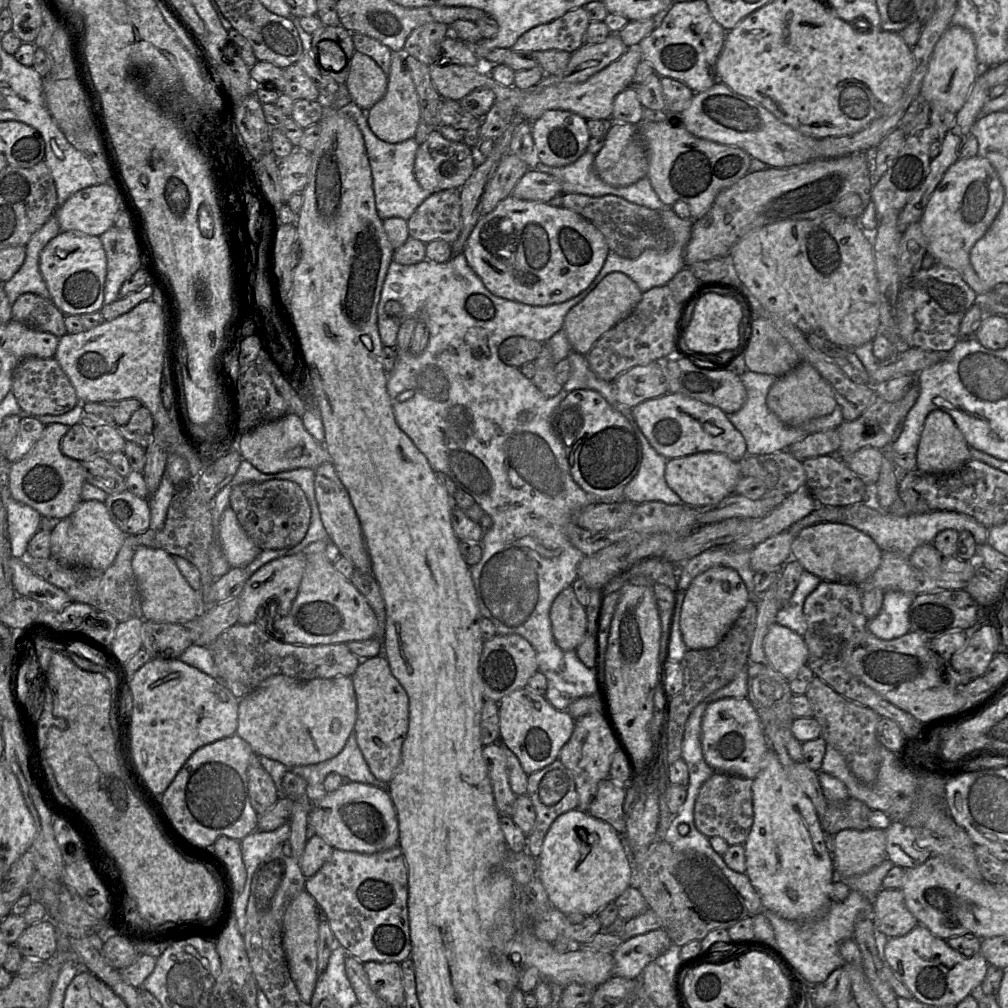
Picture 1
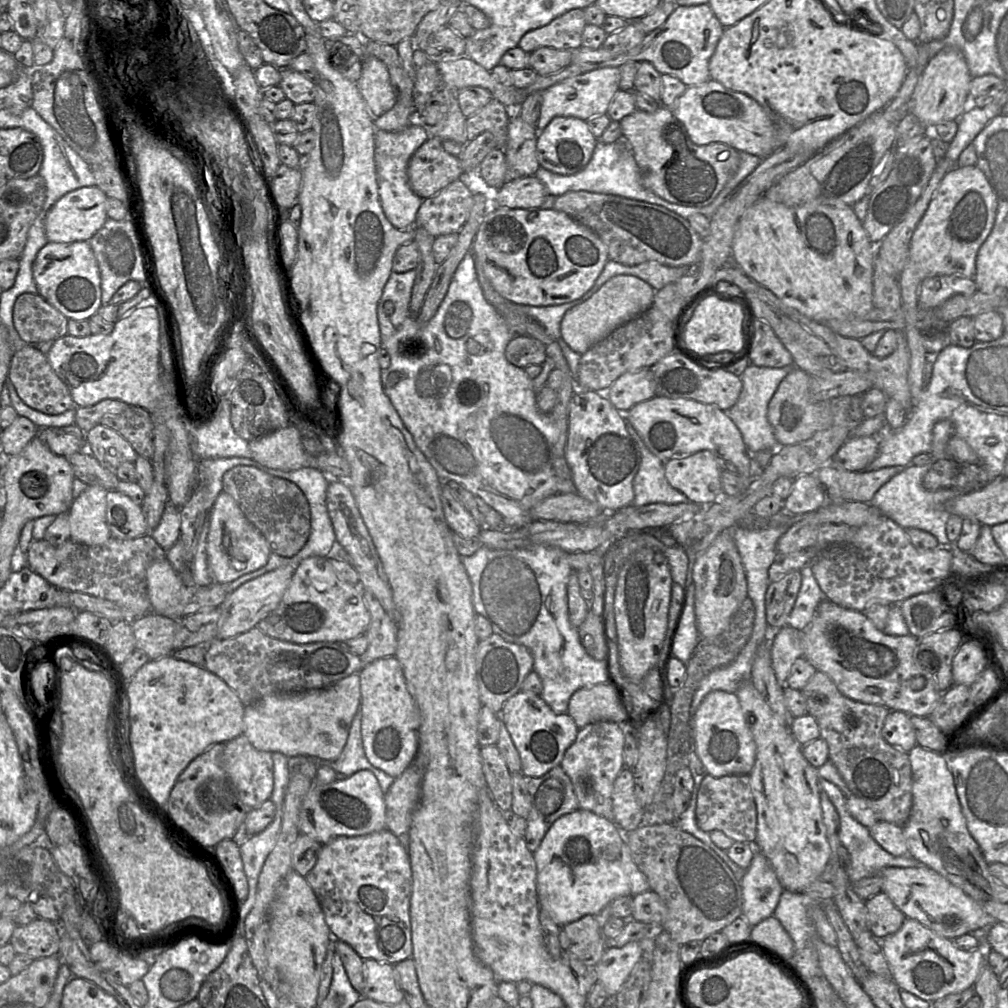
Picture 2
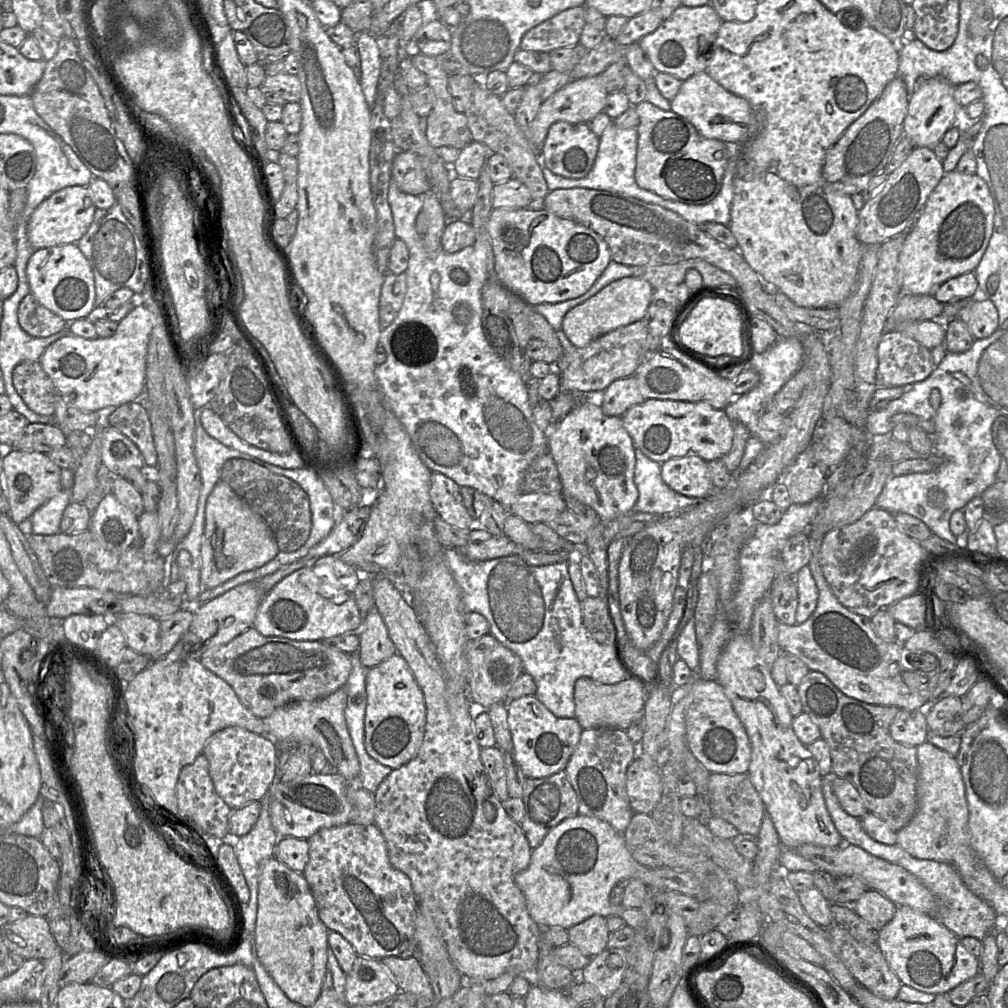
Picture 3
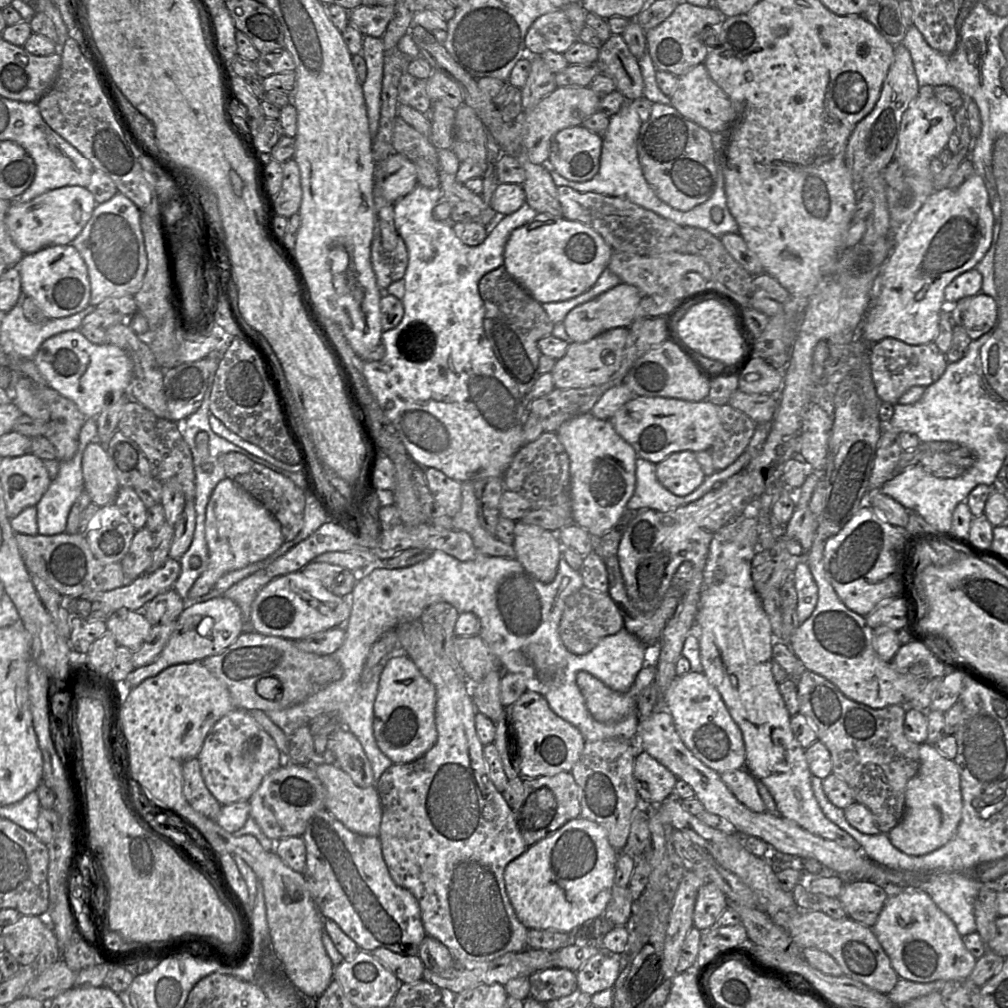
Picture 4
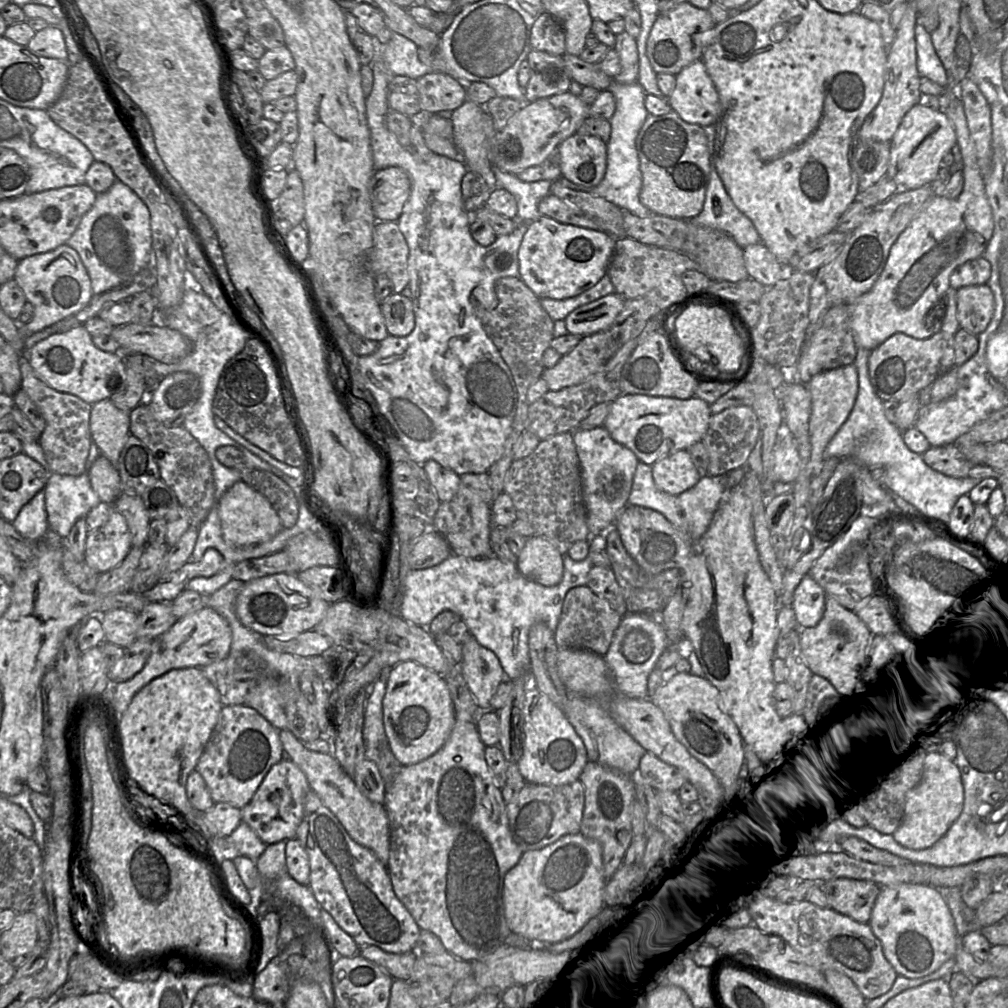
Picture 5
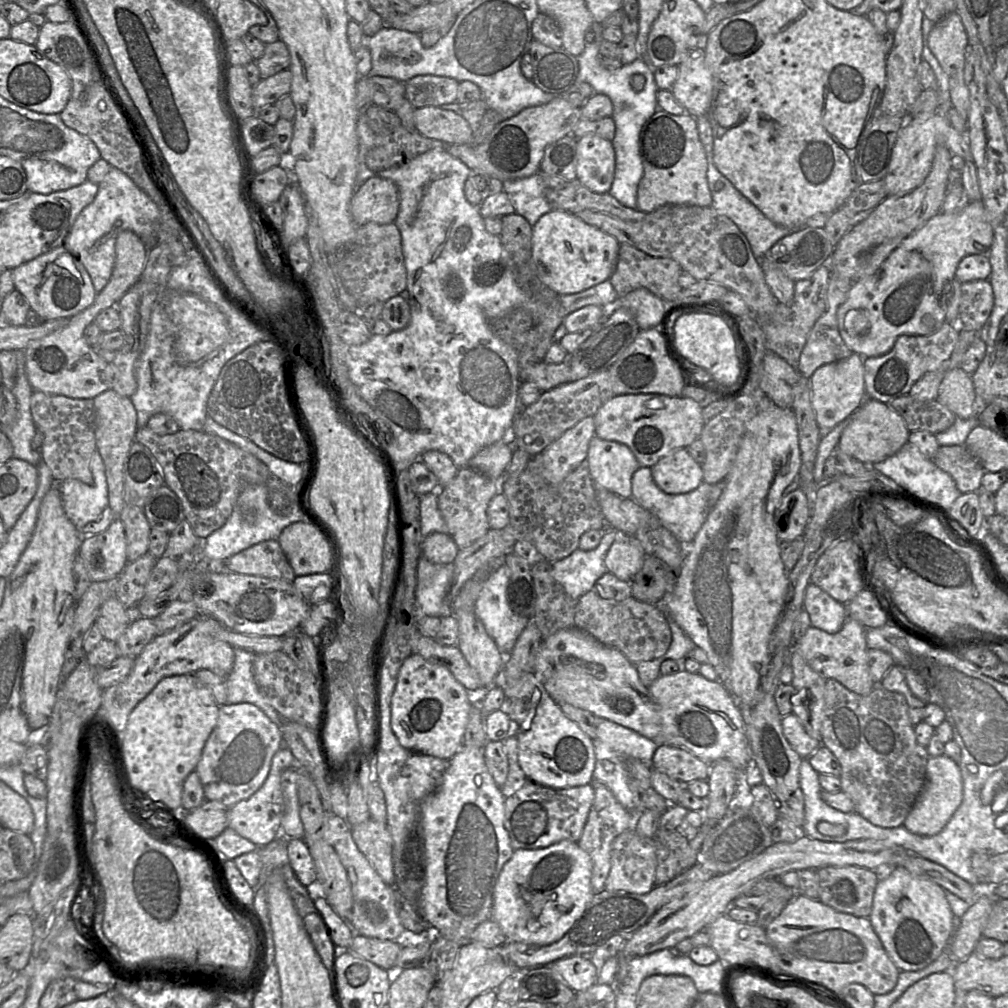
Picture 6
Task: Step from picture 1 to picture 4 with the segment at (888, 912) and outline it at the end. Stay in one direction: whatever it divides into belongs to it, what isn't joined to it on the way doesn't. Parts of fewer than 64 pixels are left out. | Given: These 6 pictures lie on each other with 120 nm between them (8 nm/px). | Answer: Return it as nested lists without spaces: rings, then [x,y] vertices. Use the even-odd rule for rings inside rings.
[[[861,880],[845,883],[839,900],[847,917],[872,928],[889,896],[886,886]]]

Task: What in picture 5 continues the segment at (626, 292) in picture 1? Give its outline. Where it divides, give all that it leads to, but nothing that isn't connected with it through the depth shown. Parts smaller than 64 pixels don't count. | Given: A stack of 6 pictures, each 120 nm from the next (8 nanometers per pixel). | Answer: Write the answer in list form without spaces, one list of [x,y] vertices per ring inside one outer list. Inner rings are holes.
[[[617,293],[604,296],[572,311],[564,320],[570,334],[588,336],[606,331],[624,308],[626,299]]]

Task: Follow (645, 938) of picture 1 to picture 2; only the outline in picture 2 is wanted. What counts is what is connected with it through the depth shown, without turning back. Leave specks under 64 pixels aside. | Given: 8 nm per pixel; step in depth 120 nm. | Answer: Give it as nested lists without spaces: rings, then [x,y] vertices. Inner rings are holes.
[[[631,941],[621,947],[608,947],[595,965],[598,982],[610,996],[615,996],[641,959],[640,941]]]

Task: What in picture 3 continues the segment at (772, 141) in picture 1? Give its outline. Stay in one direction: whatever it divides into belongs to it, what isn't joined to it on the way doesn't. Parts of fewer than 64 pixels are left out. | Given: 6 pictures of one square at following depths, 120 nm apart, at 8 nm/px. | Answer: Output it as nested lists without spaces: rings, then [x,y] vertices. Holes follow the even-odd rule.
[[[707,71],[699,72],[683,81],[670,105],[671,111],[686,118],[705,138],[724,143],[741,143],[758,129],[756,113],[749,102],[724,89]]]

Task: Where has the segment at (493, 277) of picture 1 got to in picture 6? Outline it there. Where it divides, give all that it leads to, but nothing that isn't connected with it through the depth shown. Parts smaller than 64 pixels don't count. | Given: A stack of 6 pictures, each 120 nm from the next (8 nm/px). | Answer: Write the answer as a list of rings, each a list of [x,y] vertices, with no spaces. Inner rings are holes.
[[[552,209],[532,226],[532,259],[539,279],[559,295],[582,292],[605,280],[614,272],[620,243],[575,214]]]

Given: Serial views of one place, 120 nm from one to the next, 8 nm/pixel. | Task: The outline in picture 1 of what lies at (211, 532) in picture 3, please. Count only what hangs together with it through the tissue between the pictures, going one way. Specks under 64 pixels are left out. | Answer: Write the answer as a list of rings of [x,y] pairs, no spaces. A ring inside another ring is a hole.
[[[228,507],[222,515],[219,541],[232,568],[244,568],[262,551],[242,529],[237,515],[231,507]]]

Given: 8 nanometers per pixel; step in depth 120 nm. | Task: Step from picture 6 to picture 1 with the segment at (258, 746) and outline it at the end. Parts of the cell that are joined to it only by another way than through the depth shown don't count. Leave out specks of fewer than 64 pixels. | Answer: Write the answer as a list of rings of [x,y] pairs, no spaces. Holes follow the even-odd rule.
[[[258,756],[247,771],[248,795],[257,814],[268,811],[279,799],[278,791],[271,775],[260,765]]]

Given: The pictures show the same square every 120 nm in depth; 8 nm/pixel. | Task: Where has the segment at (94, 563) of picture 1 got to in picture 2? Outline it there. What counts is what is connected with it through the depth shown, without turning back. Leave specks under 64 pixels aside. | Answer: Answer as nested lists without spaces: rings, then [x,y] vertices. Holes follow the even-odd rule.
[[[88,486],[74,499],[68,510],[71,540],[97,546],[112,538],[106,521],[108,491],[100,486]]]

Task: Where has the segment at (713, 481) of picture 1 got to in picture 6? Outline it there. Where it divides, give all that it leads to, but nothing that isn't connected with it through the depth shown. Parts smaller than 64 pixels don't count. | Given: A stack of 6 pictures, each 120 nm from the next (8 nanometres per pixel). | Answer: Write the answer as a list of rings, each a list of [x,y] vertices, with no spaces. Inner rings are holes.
[[[686,448],[661,458],[651,467],[657,486],[667,494],[683,494],[695,490],[703,482],[703,469]]]

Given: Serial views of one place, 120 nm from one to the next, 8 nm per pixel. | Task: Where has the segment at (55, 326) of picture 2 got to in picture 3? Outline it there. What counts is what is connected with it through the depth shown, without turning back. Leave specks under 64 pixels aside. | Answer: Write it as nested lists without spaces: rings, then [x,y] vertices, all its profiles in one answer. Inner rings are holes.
[[[32,293],[19,304],[18,322],[26,333],[36,338],[49,337],[68,326],[63,318],[43,306]]]

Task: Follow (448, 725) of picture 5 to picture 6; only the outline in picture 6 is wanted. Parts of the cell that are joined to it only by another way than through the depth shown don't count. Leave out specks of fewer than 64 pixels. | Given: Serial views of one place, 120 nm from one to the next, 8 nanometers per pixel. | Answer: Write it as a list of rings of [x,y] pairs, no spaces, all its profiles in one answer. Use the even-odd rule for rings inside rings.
[[[411,654],[399,670],[391,698],[391,727],[404,748],[451,759],[463,745],[471,706],[471,693],[446,667]]]

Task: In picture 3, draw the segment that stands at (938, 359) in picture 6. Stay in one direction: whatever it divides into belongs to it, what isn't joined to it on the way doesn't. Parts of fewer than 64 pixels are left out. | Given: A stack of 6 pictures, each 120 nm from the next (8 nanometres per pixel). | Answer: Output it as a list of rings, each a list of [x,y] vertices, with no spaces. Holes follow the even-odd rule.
[[[902,330],[885,331],[878,348],[877,387],[912,385],[926,379],[937,367],[932,362],[931,351]]]

